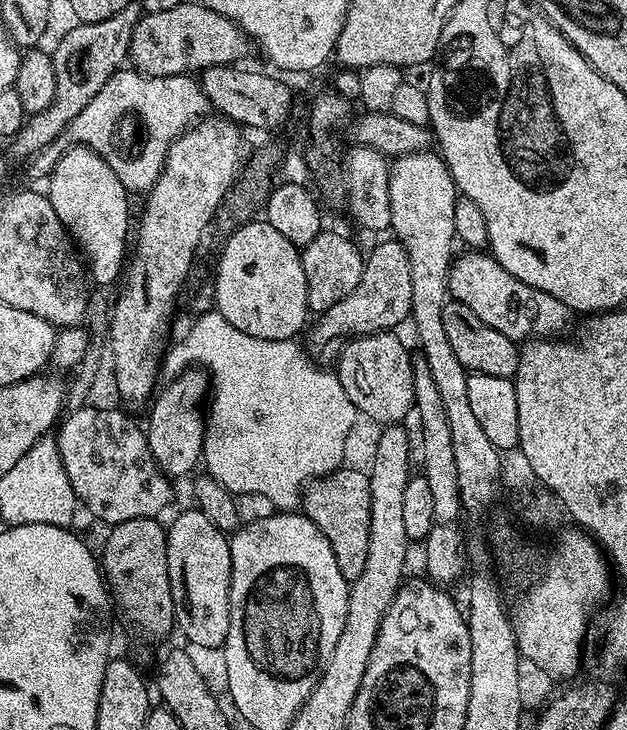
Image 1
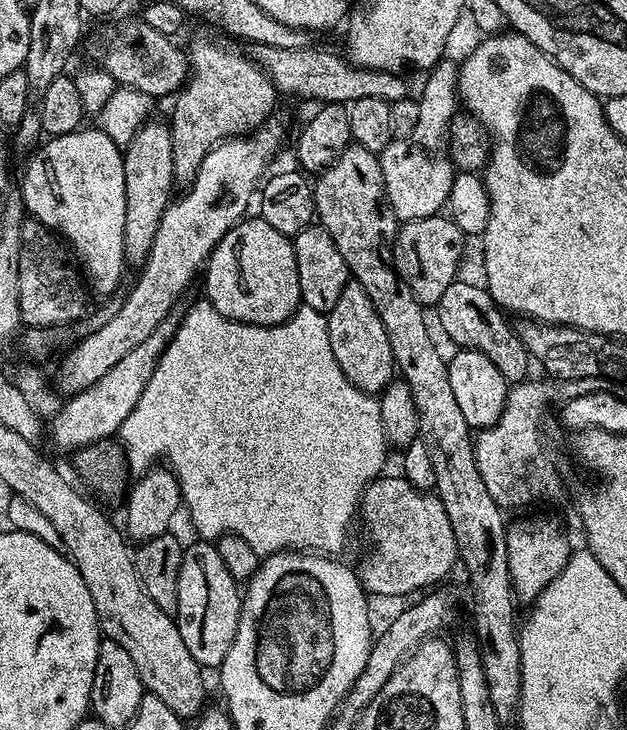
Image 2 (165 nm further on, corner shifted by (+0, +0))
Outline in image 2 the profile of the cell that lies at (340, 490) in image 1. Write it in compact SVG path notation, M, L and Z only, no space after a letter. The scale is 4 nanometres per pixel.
M384 474L373 480L360 498L358 516L361 521L364 519L364 528L368 531L369 538L372 539L372 553L361 562L360 568L358 567L358 575L360 577L360 582L364 585L364 590L367 593L402 595L408 598L412 596L411 592L416 592L419 588L424 588L422 590L428 590L433 586L439 585L436 583L438 583L452 567L457 567L460 551L458 550L458 542L454 538L454 526L450 526L450 518L446 514L446 506L442 506L440 497L436 495L435 491L428 490L423 492L421 489L414 487L411 482L404 479L403 475L388 475L389 474Z

